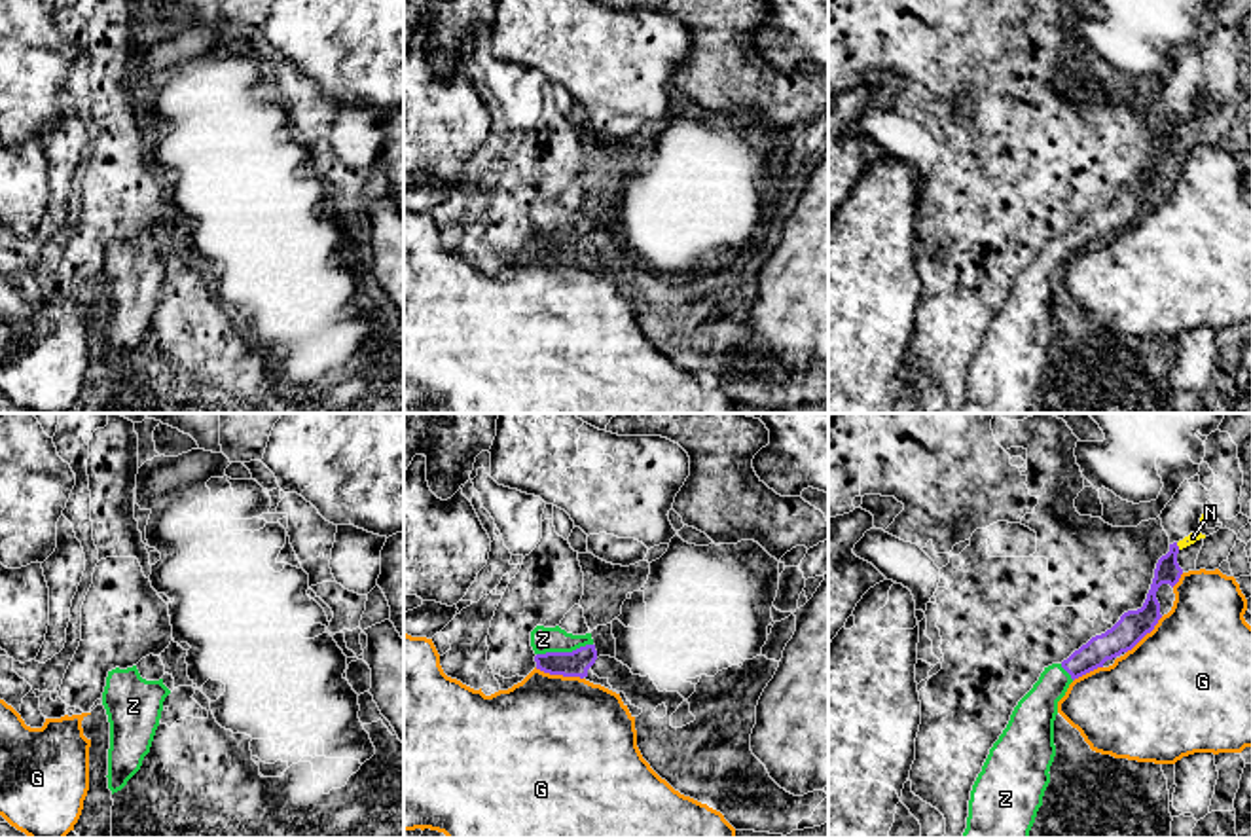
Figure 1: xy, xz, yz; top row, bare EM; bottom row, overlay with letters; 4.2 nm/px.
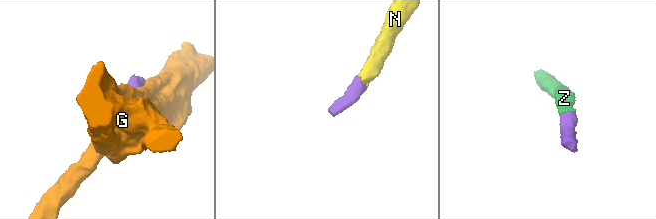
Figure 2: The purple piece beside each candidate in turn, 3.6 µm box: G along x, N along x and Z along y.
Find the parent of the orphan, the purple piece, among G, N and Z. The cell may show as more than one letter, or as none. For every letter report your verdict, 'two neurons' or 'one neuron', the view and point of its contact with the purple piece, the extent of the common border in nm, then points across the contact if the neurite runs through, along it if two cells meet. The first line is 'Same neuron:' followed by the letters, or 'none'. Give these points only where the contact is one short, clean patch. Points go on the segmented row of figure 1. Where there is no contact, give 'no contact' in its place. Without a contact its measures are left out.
Same neuron: N, Z
G: two neurons; meets purple in xz at (560, 674); contact 220 nm long
N: one neuron; meets purple in yz at (1178, 546); contact 40 nm long; runs through yz (1168, 571), (1168, 562), (1178, 546), (1193, 537)
Z: one neuron; meets purple in xz at (563, 653); contact 240 nm long; runs through xz (569, 664), (563, 653), (543, 639)

